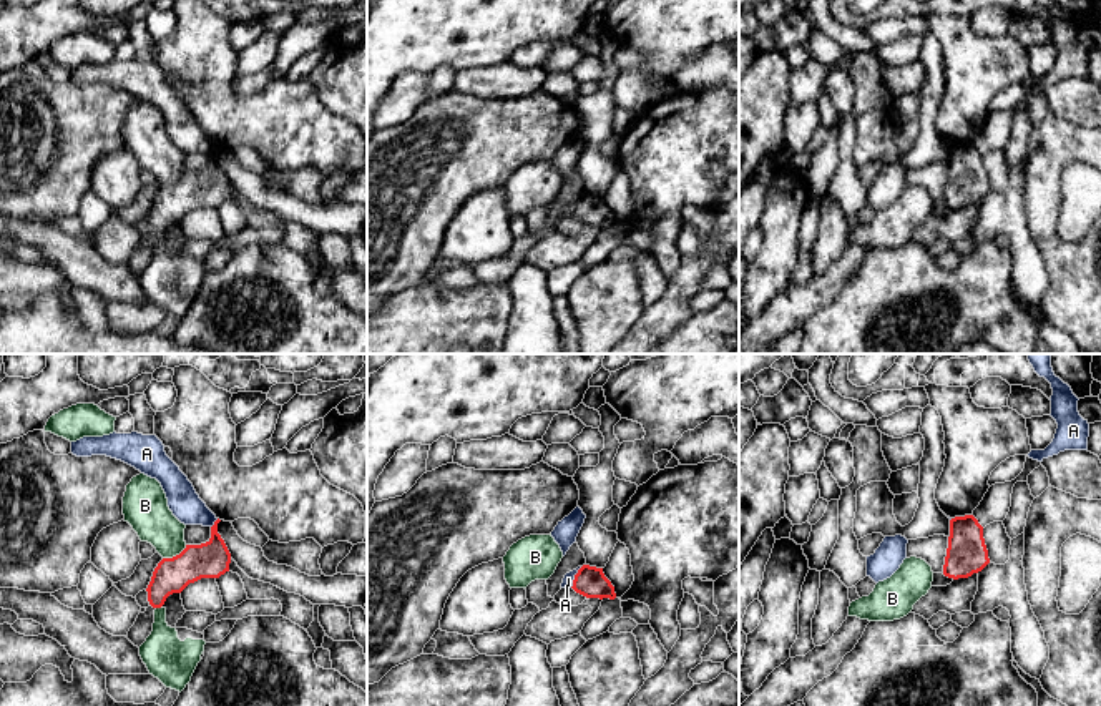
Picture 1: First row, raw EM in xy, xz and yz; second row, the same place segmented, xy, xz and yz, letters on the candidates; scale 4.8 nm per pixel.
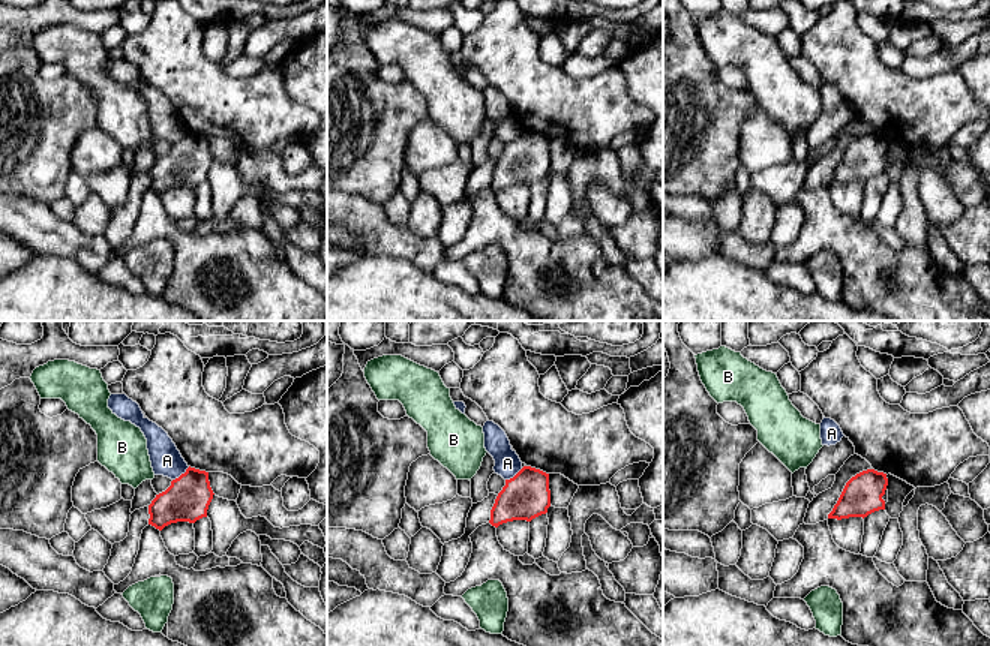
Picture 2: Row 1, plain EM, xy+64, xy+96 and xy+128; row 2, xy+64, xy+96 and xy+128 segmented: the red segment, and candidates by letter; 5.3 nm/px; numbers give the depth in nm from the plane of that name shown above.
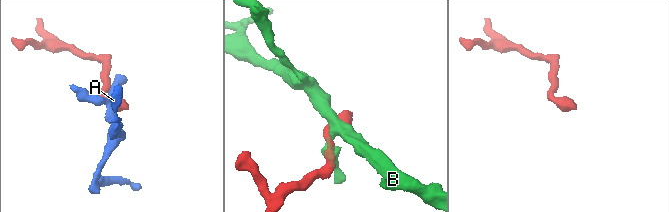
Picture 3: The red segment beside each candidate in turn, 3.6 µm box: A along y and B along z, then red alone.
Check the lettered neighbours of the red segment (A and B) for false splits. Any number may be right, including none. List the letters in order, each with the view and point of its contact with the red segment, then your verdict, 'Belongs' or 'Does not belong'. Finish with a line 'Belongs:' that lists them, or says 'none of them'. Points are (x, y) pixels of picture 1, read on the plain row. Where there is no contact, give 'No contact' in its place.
A: Touches red at xz (575, 205). Does not belong
B: Touches red at xy (176, 183). Does not belong
Belongs: none of them

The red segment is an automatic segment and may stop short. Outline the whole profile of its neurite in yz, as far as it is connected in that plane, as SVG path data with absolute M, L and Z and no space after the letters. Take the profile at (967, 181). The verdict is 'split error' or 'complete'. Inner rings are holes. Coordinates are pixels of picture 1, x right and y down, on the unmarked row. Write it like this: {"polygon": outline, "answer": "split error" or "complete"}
{"polygon": "M973 143L952 146L943 203L953 208L968 206L988 191L983 154L978 148Z", "answer": "complete"}

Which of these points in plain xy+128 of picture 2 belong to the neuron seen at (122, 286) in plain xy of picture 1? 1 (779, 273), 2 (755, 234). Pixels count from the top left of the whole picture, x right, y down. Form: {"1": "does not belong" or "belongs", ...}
{"1": "does not belong", "2": "does not belong"}

